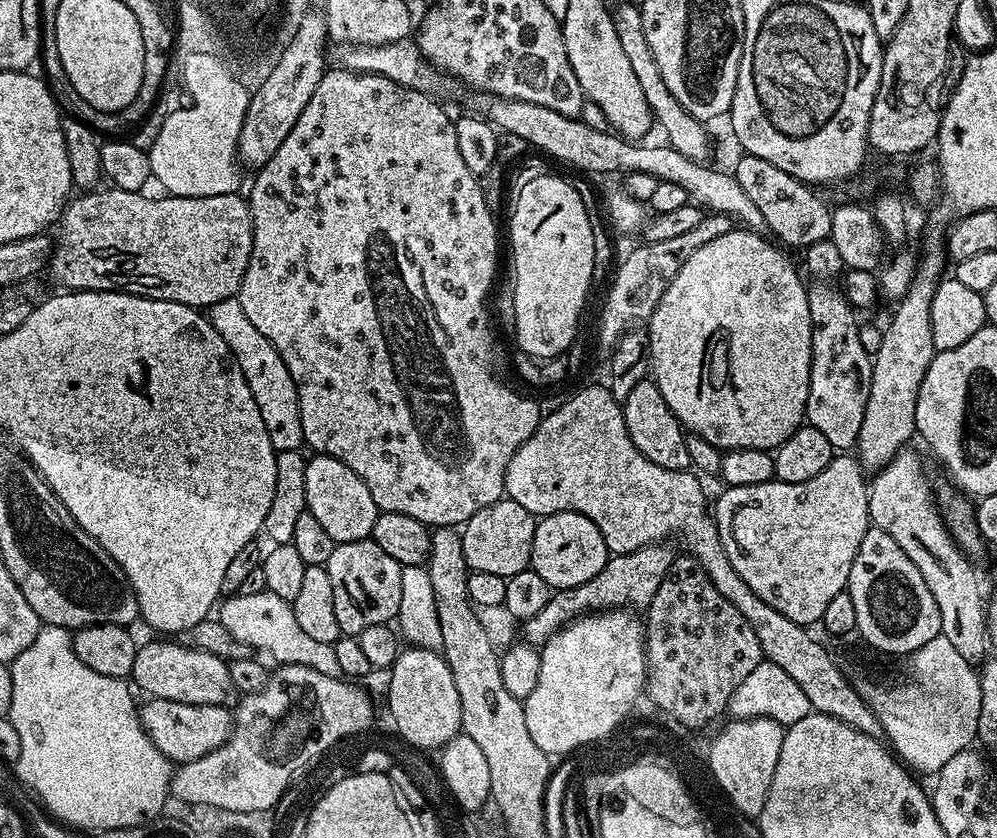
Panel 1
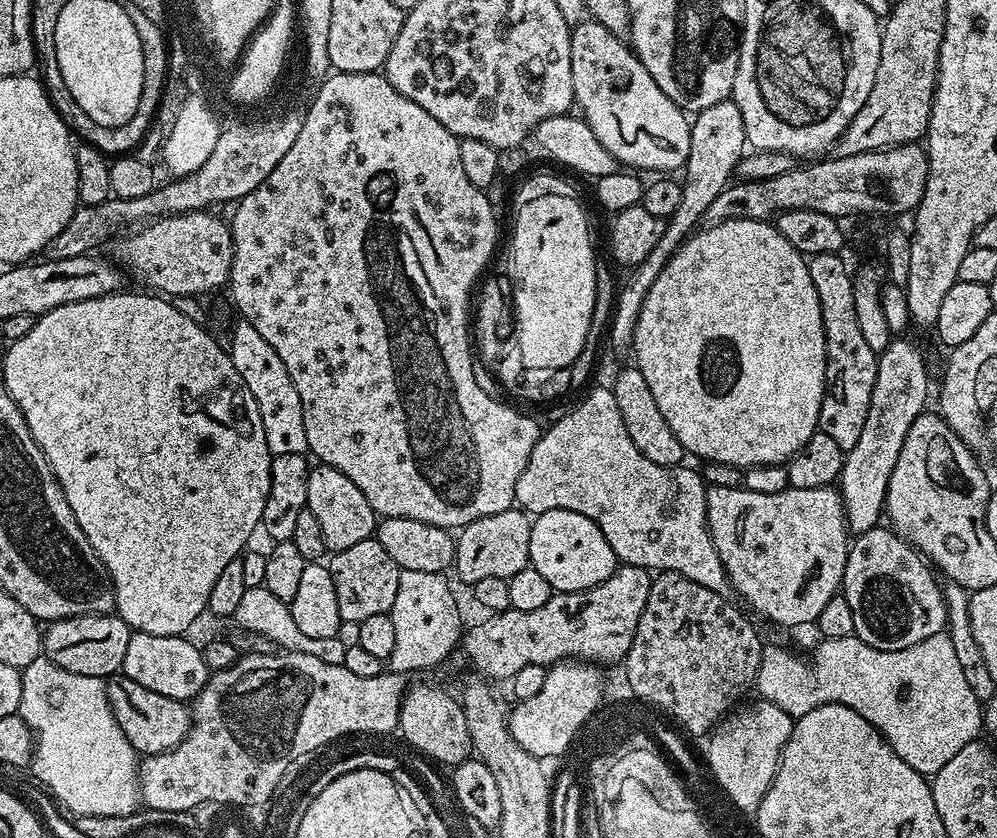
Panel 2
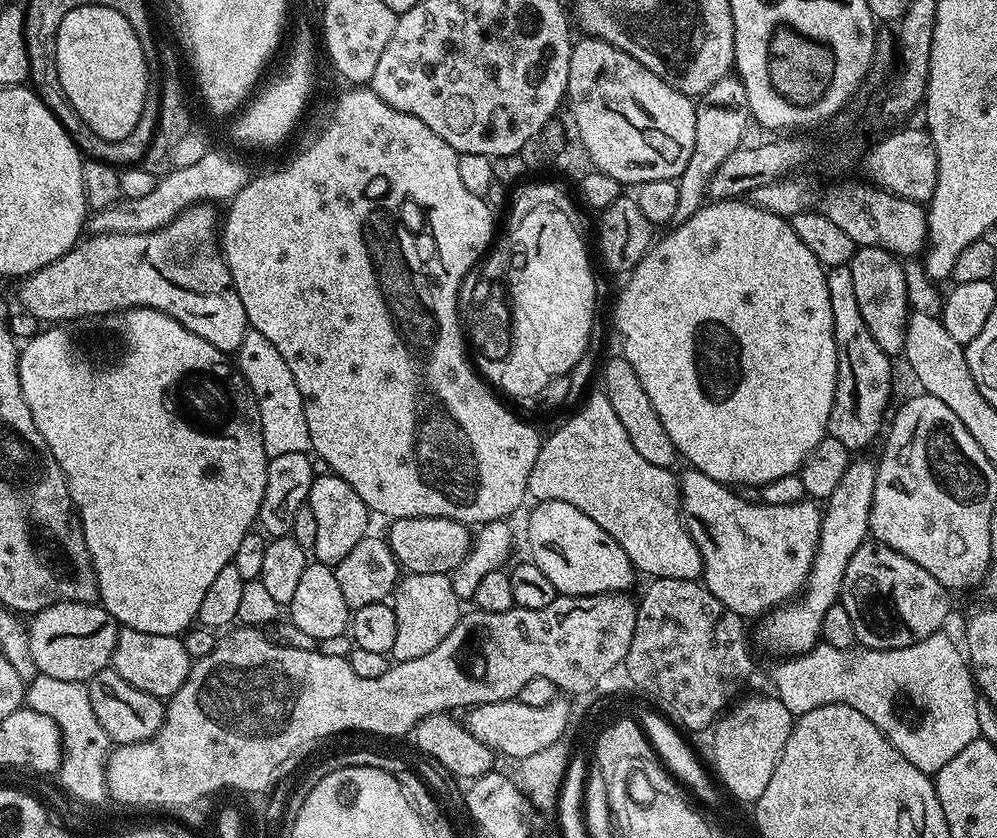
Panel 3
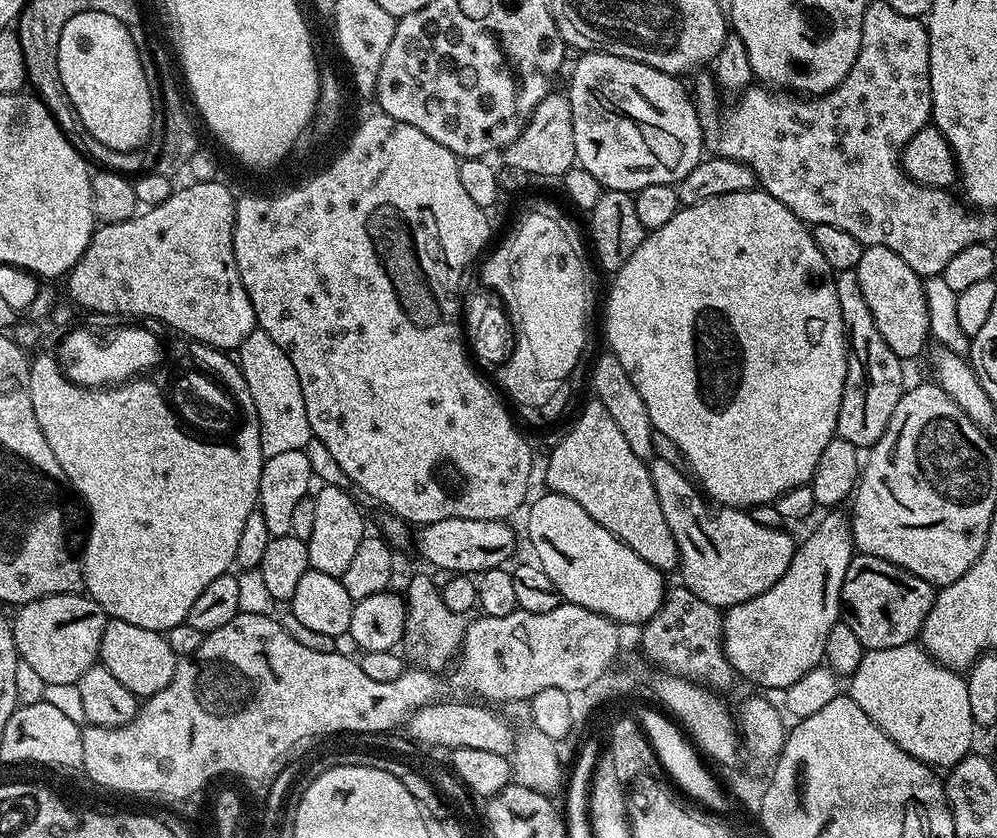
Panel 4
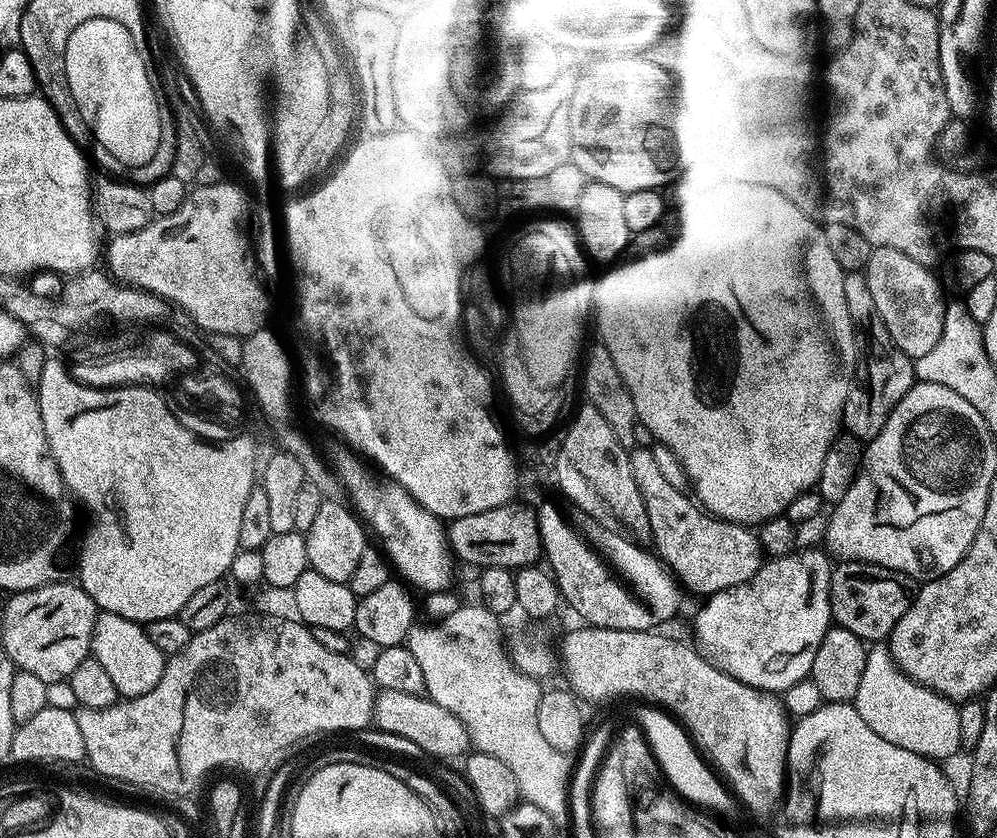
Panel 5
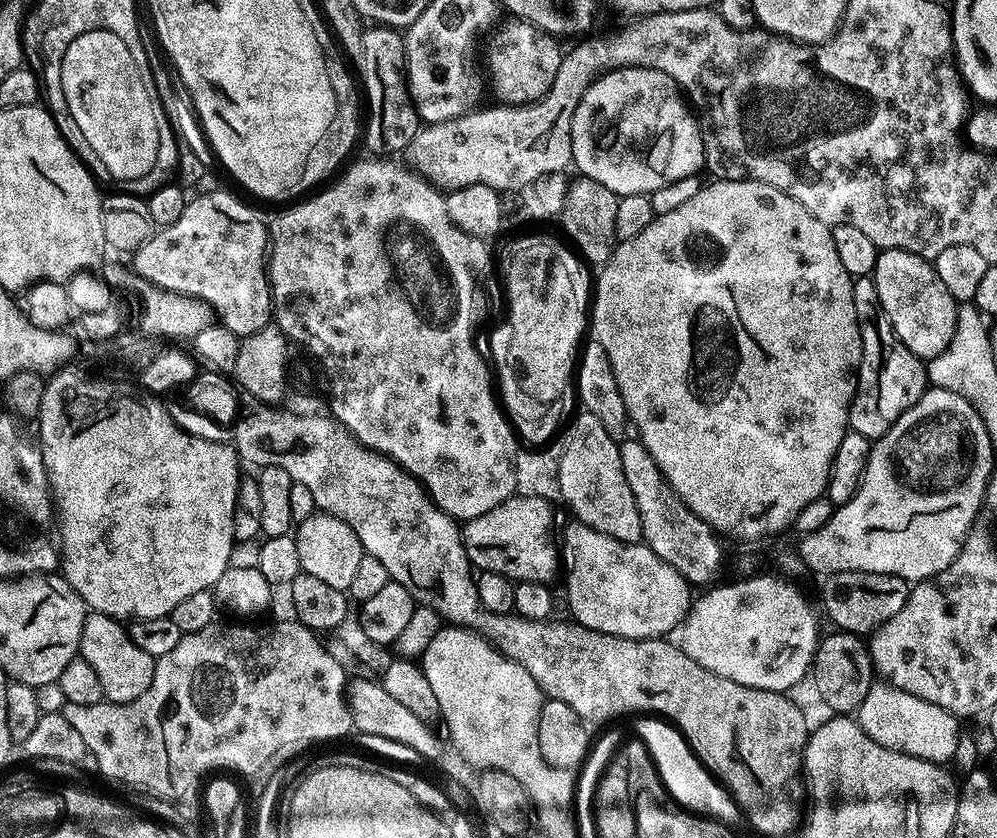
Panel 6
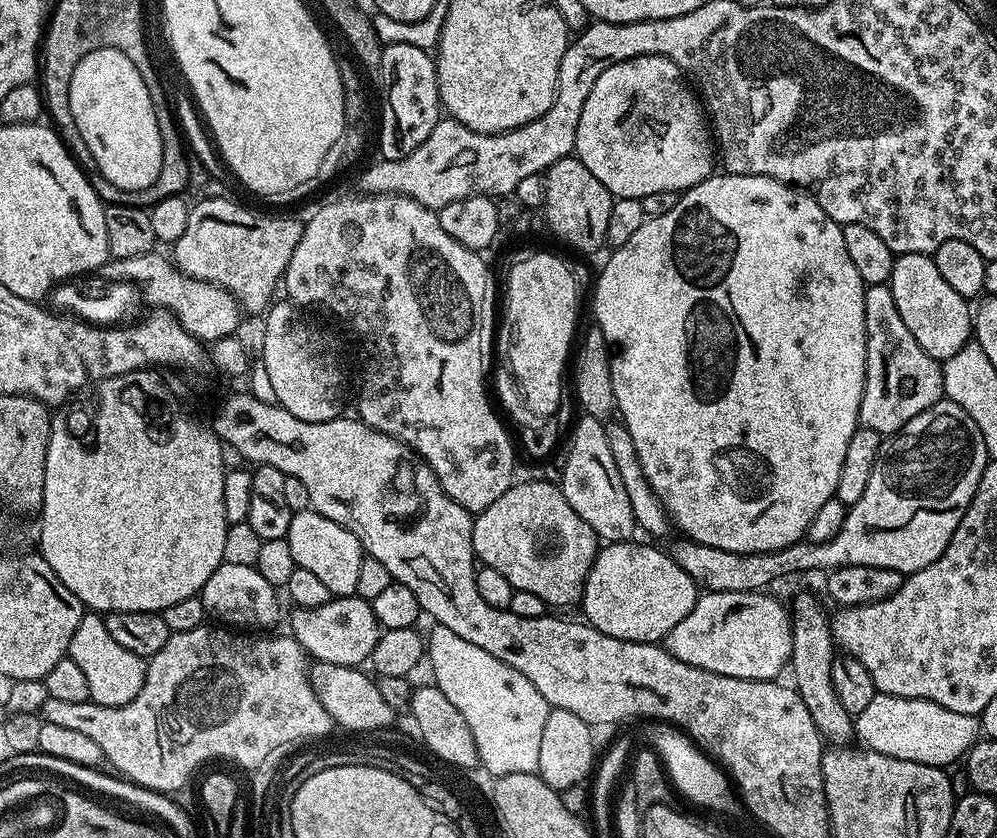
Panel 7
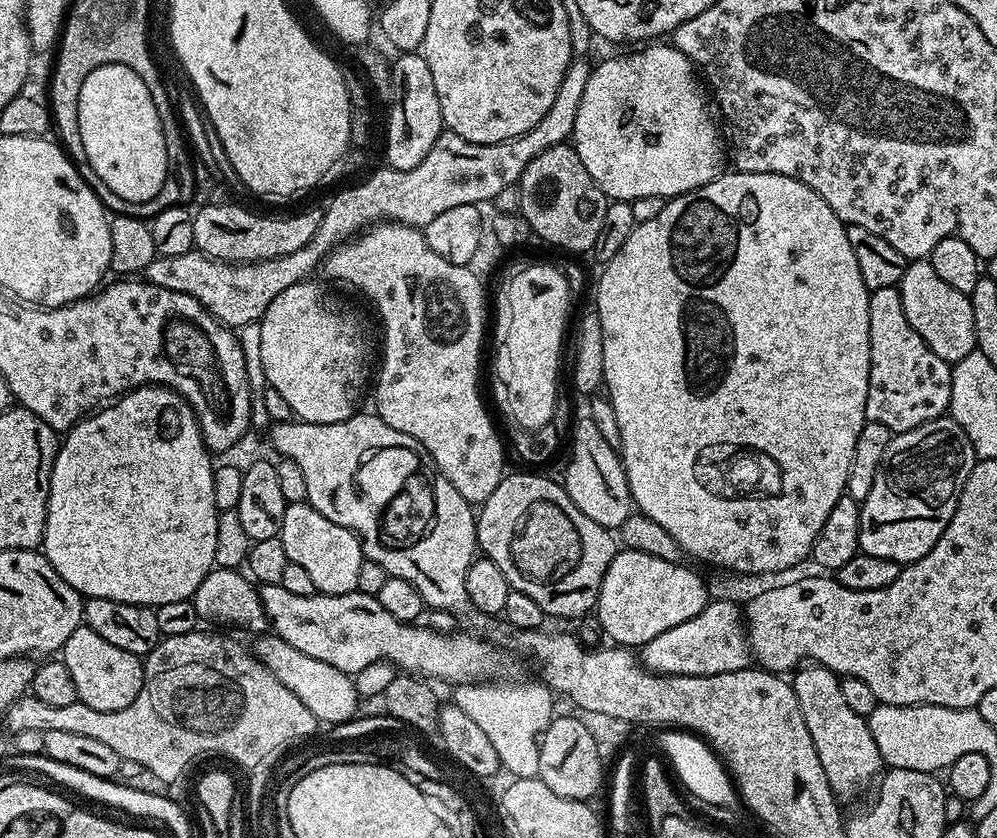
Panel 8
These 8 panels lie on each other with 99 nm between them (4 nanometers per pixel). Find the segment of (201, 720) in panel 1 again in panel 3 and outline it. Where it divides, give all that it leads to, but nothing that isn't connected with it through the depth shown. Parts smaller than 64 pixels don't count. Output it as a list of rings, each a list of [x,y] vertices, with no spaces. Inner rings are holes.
[[[109,666],[98,670],[98,674],[90,677],[86,683],[94,718],[98,718],[98,726],[102,726],[102,730],[106,730],[109,741],[113,745],[151,740],[162,726],[165,701],[146,690],[138,690],[138,686],[130,686],[130,682],[126,682],[126,678],[119,676],[115,668]]]

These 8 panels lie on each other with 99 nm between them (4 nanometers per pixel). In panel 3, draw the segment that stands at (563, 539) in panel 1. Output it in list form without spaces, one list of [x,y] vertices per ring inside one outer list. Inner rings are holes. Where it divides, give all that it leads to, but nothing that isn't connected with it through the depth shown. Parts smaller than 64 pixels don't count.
[[[541,500],[535,507],[536,509],[528,516],[528,544],[532,547],[532,556],[530,556],[530,560],[531,563],[538,566],[538,570],[542,570],[542,574],[546,574],[546,578],[550,578],[550,582],[554,582],[557,593],[565,596],[601,596],[607,592],[624,594],[629,591],[628,587],[632,584],[632,576],[634,577],[634,569],[630,562],[630,558],[626,558],[626,550],[622,550],[622,546],[618,546],[618,542],[614,542],[614,538],[610,538],[610,534],[606,534],[606,530],[602,530],[602,526],[598,526],[598,522],[594,522],[594,518],[586,518],[586,514],[582,514],[582,510],[570,506],[570,502]]]

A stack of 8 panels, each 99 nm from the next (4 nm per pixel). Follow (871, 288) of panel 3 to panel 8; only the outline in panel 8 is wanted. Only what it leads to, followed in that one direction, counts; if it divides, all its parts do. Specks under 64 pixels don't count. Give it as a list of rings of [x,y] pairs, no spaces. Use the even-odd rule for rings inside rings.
[[[921,258],[909,263],[899,285],[902,310],[906,310],[906,322],[918,330],[918,338],[950,365],[958,363],[966,354],[976,351],[974,338],[974,306],[972,297],[962,290],[954,290],[934,271],[931,259]]]

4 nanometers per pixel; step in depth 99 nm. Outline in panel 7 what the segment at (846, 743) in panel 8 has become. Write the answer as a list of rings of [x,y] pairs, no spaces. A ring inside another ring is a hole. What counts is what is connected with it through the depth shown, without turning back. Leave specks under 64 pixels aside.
[[[800,592],[793,598],[792,604],[790,600],[790,615],[792,618],[791,683],[802,698],[802,702],[806,702],[806,710],[810,710],[810,718],[814,718],[814,726],[818,726],[821,737],[829,741],[832,739],[832,742],[851,741],[854,736],[854,717],[843,708],[830,675],[830,666],[833,665],[837,653],[834,651],[829,613],[824,613],[824,608],[814,593]]]

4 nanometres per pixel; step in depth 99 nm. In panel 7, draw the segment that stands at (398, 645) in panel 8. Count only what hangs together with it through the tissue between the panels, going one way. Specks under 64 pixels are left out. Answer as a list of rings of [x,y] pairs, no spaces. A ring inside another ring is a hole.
[[[358,595],[338,596],[317,608],[296,608],[293,613],[291,639],[309,657],[312,655],[313,661],[322,664],[363,665],[363,660],[365,663],[371,657],[382,635],[371,603]]]

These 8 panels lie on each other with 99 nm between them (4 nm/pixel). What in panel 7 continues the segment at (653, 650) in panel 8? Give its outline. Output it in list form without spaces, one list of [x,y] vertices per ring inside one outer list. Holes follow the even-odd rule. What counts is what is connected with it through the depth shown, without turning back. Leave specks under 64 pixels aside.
[[[704,592],[697,595],[696,605],[670,630],[666,647],[674,658],[695,668],[710,670],[730,678],[747,680],[774,680],[780,671],[789,667],[792,658],[792,618],[789,609],[780,600],[762,592]]]

